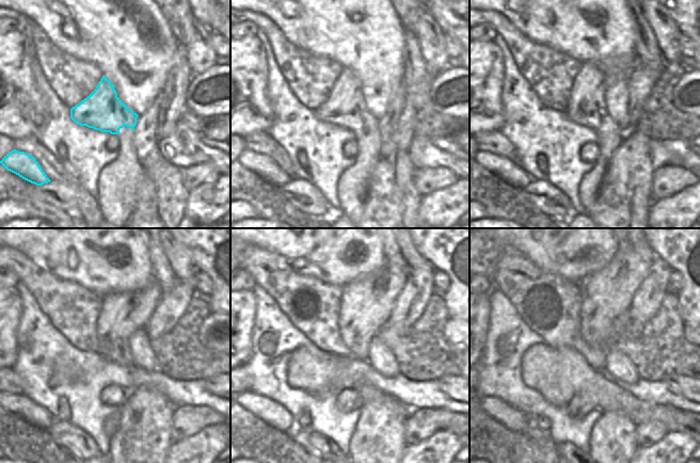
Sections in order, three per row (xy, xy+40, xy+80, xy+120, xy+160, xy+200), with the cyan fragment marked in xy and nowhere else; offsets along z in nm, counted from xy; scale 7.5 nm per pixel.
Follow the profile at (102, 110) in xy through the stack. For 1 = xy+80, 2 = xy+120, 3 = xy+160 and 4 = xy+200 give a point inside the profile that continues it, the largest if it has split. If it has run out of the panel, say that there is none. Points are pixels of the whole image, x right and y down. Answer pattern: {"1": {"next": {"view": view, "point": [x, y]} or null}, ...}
{"1": {"next": {"view": "xy+80", "point": [586, 106]}}, "2": {"next": {"view": "xy+120", "point": [122, 314]}}, "3": {"next": {"view": "xy+160", "point": [367, 301]}}, "4": {"next": {"view": "xy+200", "point": [605, 294]}}}

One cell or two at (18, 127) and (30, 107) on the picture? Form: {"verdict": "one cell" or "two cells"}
{"verdict": "one cell"}

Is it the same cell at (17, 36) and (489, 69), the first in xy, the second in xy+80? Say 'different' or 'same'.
same

